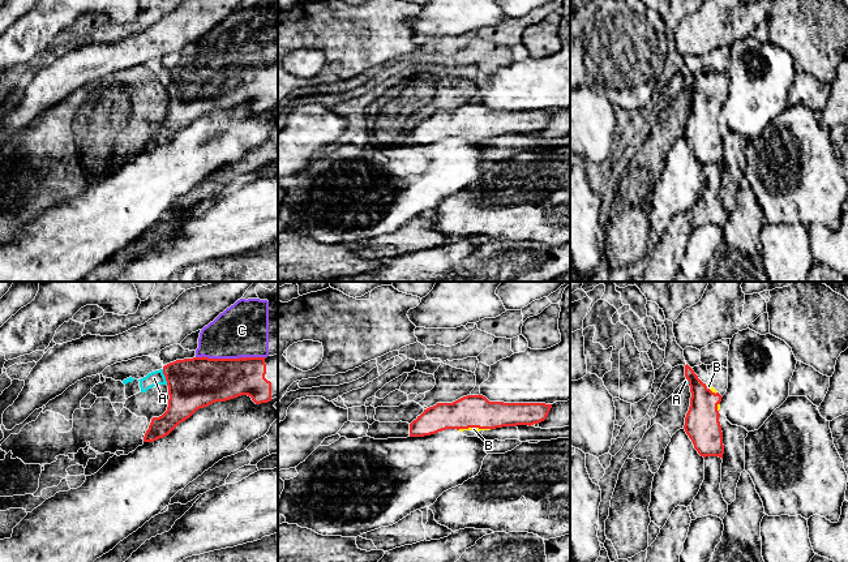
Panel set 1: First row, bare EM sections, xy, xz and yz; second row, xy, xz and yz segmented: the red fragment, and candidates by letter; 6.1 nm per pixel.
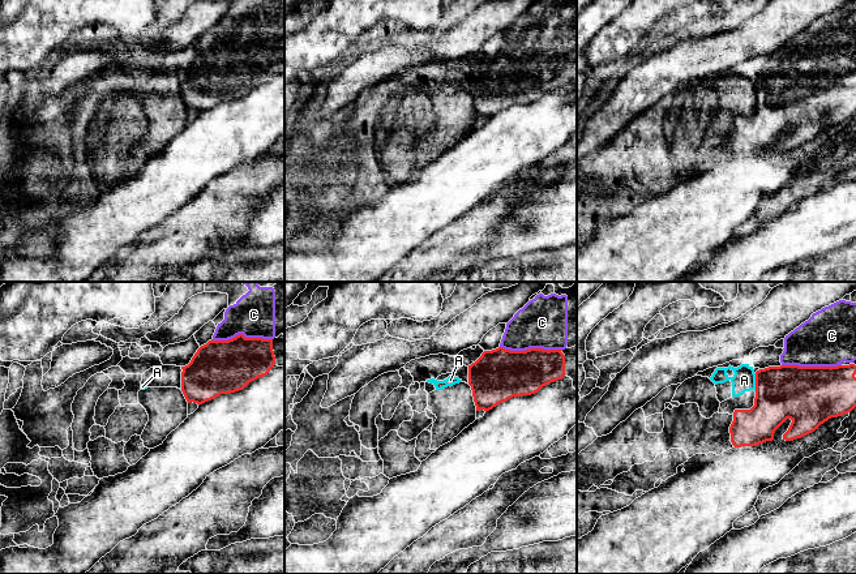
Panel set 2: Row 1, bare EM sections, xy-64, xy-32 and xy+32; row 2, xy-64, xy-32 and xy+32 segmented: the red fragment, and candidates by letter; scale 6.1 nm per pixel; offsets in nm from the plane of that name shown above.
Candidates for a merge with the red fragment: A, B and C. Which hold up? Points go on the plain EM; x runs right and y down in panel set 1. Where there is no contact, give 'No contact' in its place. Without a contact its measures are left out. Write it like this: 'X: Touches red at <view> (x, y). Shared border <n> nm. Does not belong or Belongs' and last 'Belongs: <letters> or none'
A: Touches red at xy (166, 85). Shared border 100 nm. Does not belong
B: Touches red at xz (474, 134). Shared border 200 nm. Belongs
C: Touches red at xy (231, 67). Shared border 440 nm. Belongs
Belongs: B, C

